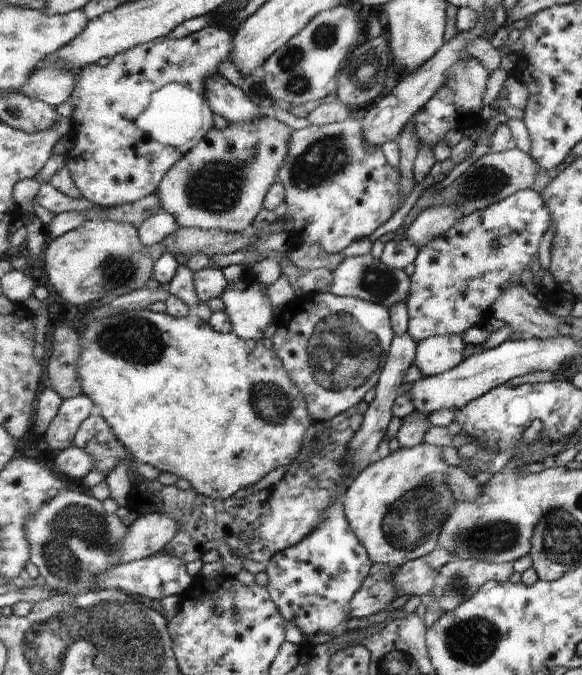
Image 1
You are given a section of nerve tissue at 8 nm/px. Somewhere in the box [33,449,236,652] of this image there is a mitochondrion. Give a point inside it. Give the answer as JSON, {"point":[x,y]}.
{"point":[75,529]}

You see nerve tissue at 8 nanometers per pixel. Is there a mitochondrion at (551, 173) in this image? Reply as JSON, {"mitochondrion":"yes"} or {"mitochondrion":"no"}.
{"mitochondrion":"no"}

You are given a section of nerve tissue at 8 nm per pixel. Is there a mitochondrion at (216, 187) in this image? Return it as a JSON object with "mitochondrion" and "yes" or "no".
{"mitochondrion":"yes"}

